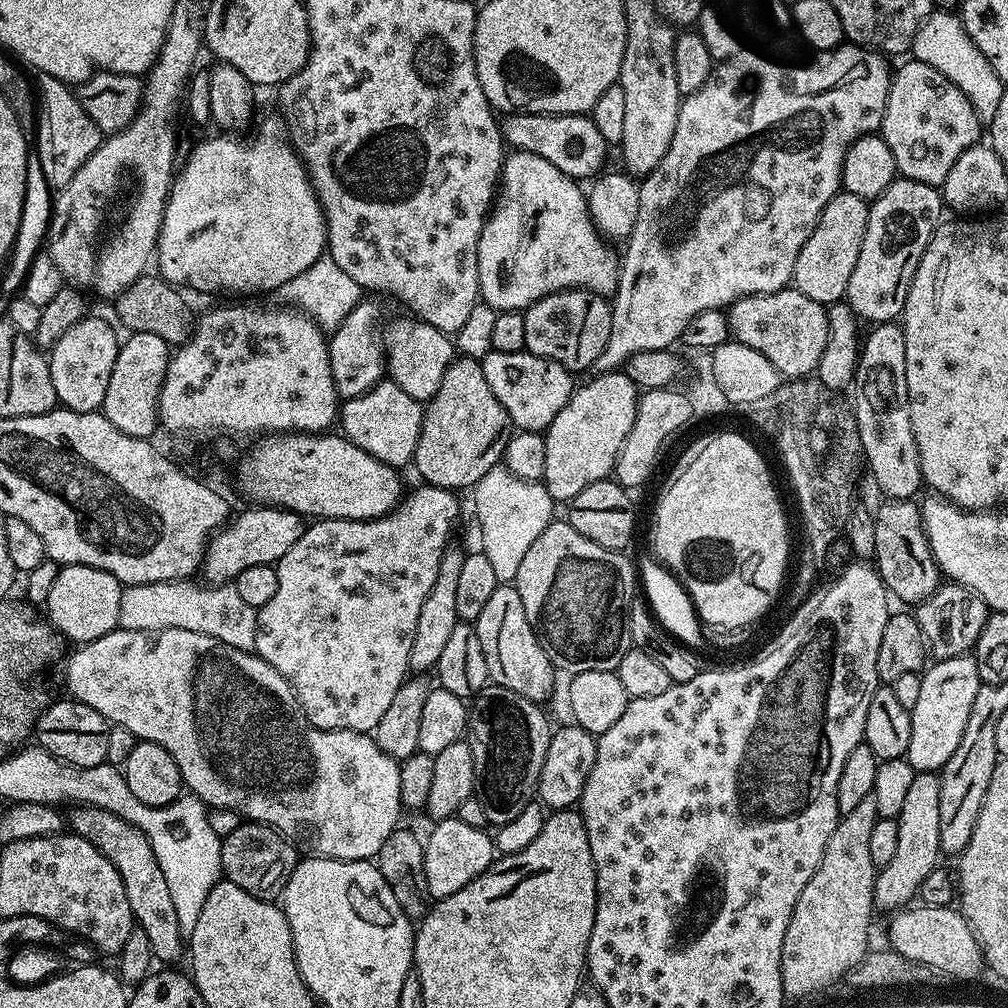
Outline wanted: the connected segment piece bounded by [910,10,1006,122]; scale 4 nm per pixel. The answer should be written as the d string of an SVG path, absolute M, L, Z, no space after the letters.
M955 11L931 12L914 34L910 56L918 62L926 62L926 66L934 66L938 74L950 78L950 82L954 82L954 86L958 86L958 90L966 94L981 122L992 121L994 113L998 111L998 102L1002 102L1006 85L998 78L998 74L994 74L994 66L986 62L986 54L982 54L982 50L974 46L970 34L966 34L964 24Z

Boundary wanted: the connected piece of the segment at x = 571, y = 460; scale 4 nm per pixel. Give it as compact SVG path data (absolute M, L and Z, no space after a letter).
M623 371L598 374L582 388L577 387L571 398L558 410L558 418L543 433L546 446L546 470L543 483L553 501L570 502L586 486L613 475L618 450L634 424L638 387Z

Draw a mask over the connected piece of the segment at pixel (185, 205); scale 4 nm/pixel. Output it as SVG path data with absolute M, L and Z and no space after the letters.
M279 115L268 116L260 124L253 140L239 140L236 134L216 134L204 140L188 156L188 161L175 173L172 191L168 194L168 204L164 208L164 217L160 227L160 236L156 240L155 259L160 259L159 275L169 284L181 289L193 288L196 292L225 292L228 298L244 298L240 296L256 296L259 292L272 292L275 288L283 289L298 274L310 270L325 255L328 247L328 223L324 220L324 211L316 191L312 189L312 181L308 178L308 170L300 155L292 147L287 127Z

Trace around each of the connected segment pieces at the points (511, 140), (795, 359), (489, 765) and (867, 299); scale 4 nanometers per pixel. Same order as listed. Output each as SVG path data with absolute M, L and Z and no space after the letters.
M508 114L502 120L502 135L509 149L538 154L538 158L546 158L546 162L558 166L562 174L571 176L577 182L584 182L587 176L595 177L604 168L604 159L610 152L610 146L602 138L598 126L594 126L592 117L588 114Z
M789 286L774 294L744 296L727 309L728 330L731 339L750 346L776 367L781 377L808 376L817 371L819 359L826 350L828 309L823 304L806 298Z
M495 686L485 688L471 701L466 739L470 754L474 754L475 795L486 810L489 825L499 826L511 822L537 799L536 787L542 774L542 762L546 762L546 746L550 746L554 731L553 725L548 725L548 720L540 708L543 707L537 701L527 700L510 690Z
M903 178L892 179L869 203L862 250L858 250L858 263L850 274L846 293L847 304L861 321L886 324L903 313L910 282L934 230L942 223L940 211L945 208L940 188Z

